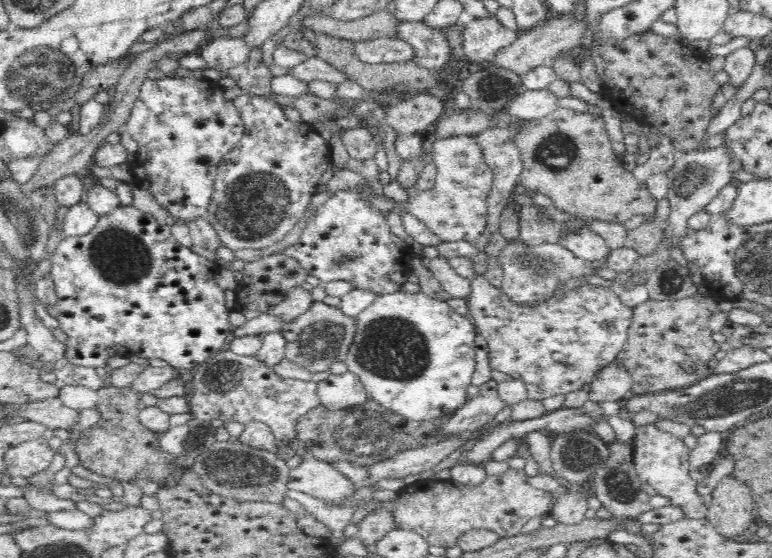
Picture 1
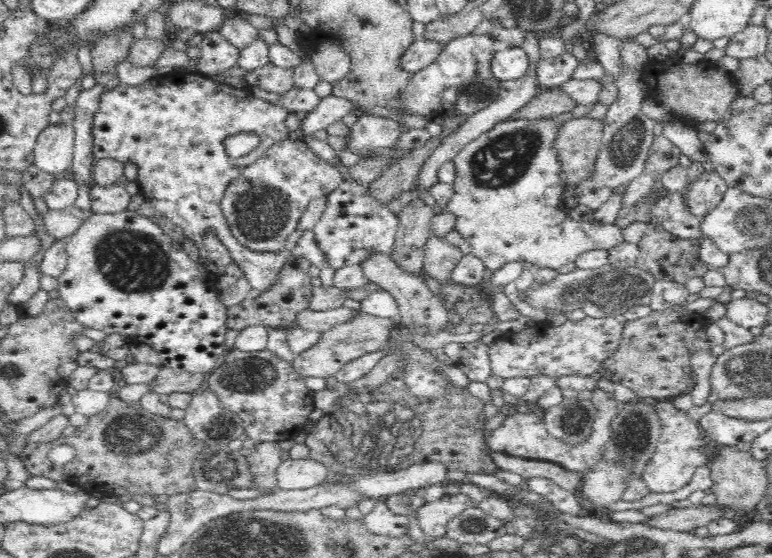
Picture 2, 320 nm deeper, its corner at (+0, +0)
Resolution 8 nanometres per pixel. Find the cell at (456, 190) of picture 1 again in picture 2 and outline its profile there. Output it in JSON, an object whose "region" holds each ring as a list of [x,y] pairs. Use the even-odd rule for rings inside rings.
{"region":[[[552,117],[502,121],[468,141],[450,160],[454,163],[455,177],[446,212],[456,218],[454,230],[472,246],[471,253],[480,258],[490,272],[494,273],[514,261],[529,261],[535,268],[558,269],[575,262],[583,252],[597,248],[608,250],[625,241],[622,228],[614,223],[574,220],[568,215],[568,209],[561,201],[565,182],[557,161],[557,151],[551,146],[560,125]]]}

